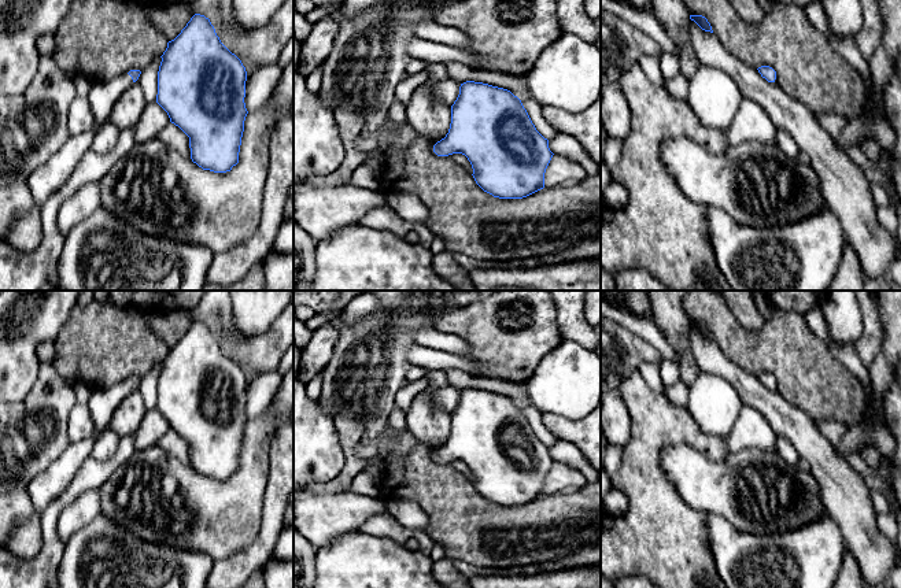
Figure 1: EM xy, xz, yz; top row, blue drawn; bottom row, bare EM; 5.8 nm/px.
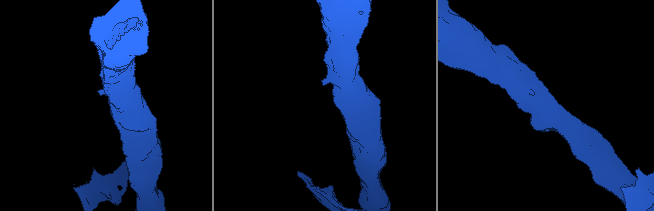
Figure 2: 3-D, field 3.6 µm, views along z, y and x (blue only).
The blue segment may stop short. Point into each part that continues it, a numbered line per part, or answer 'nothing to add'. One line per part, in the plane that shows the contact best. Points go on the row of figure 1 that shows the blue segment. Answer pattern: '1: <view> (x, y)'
1: xy (50, 177)

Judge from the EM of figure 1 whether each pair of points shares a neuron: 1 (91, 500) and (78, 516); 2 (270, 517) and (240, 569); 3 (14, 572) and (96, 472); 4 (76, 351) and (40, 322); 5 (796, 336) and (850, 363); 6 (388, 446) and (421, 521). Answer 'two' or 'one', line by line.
1: one
2: one
3: one
4: two
5: two
6: two

